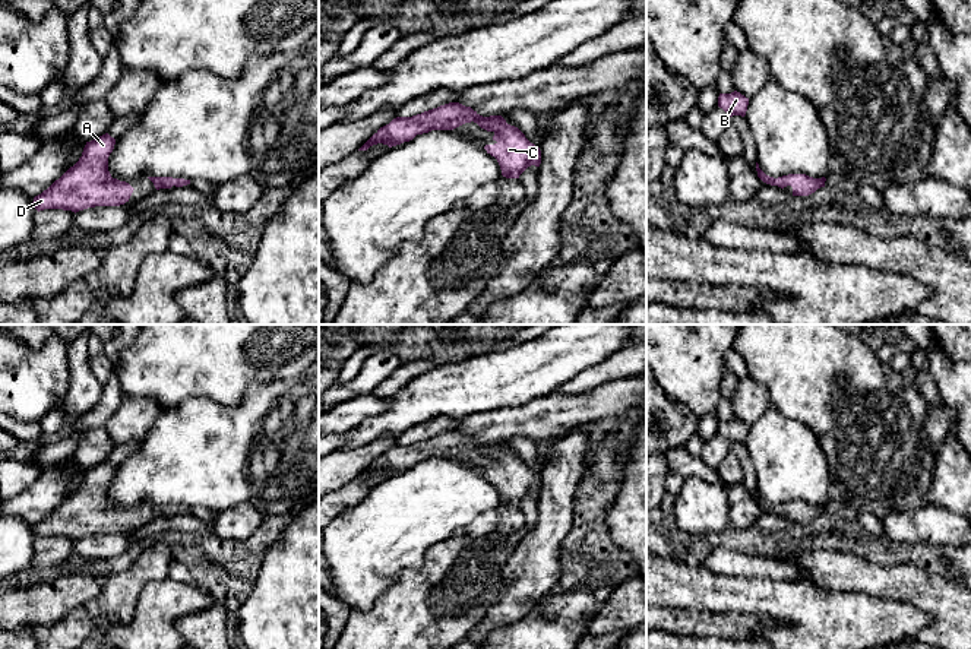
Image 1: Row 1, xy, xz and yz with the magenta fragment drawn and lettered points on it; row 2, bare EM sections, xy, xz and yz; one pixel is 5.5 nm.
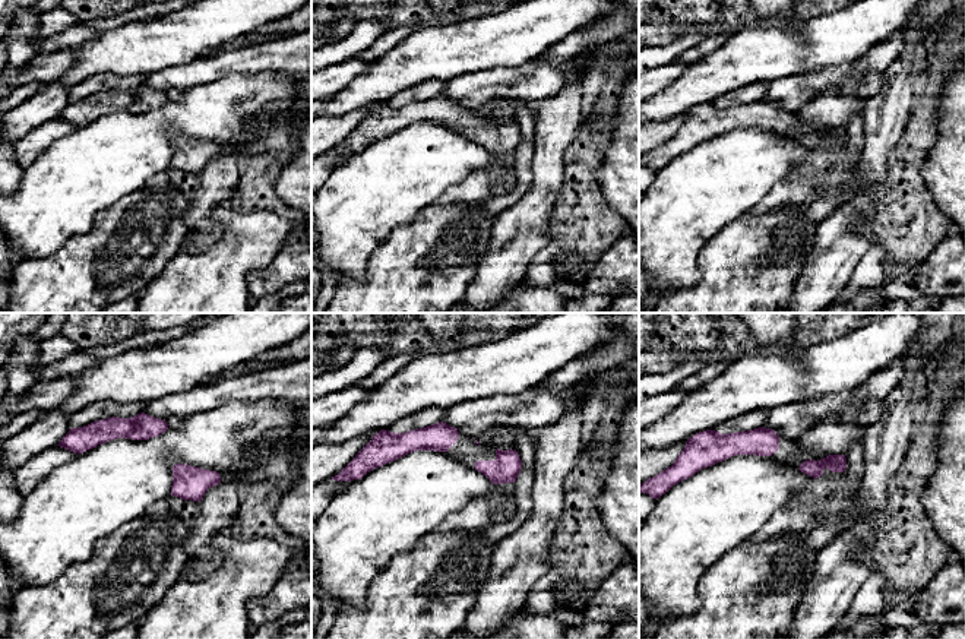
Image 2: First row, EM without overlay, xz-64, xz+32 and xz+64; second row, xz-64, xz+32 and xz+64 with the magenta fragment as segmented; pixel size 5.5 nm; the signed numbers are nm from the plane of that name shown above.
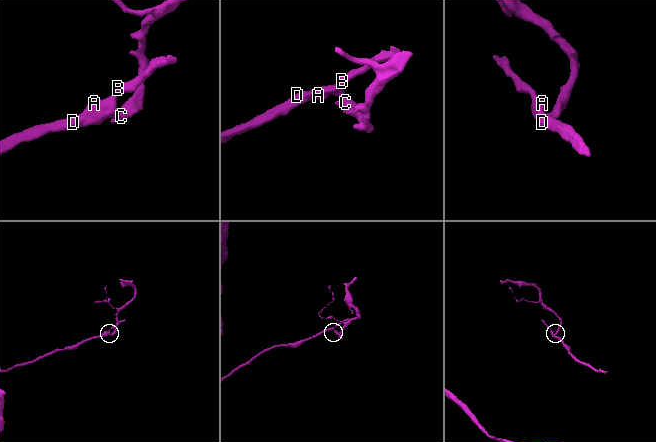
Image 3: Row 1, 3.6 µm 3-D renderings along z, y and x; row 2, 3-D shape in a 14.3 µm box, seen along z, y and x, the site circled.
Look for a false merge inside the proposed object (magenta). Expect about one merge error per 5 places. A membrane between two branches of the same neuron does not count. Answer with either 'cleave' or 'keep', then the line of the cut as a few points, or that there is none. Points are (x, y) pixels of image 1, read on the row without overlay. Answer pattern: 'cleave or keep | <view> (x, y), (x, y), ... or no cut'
keep | no cut

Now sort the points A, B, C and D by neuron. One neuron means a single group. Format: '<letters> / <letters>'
A B C D

